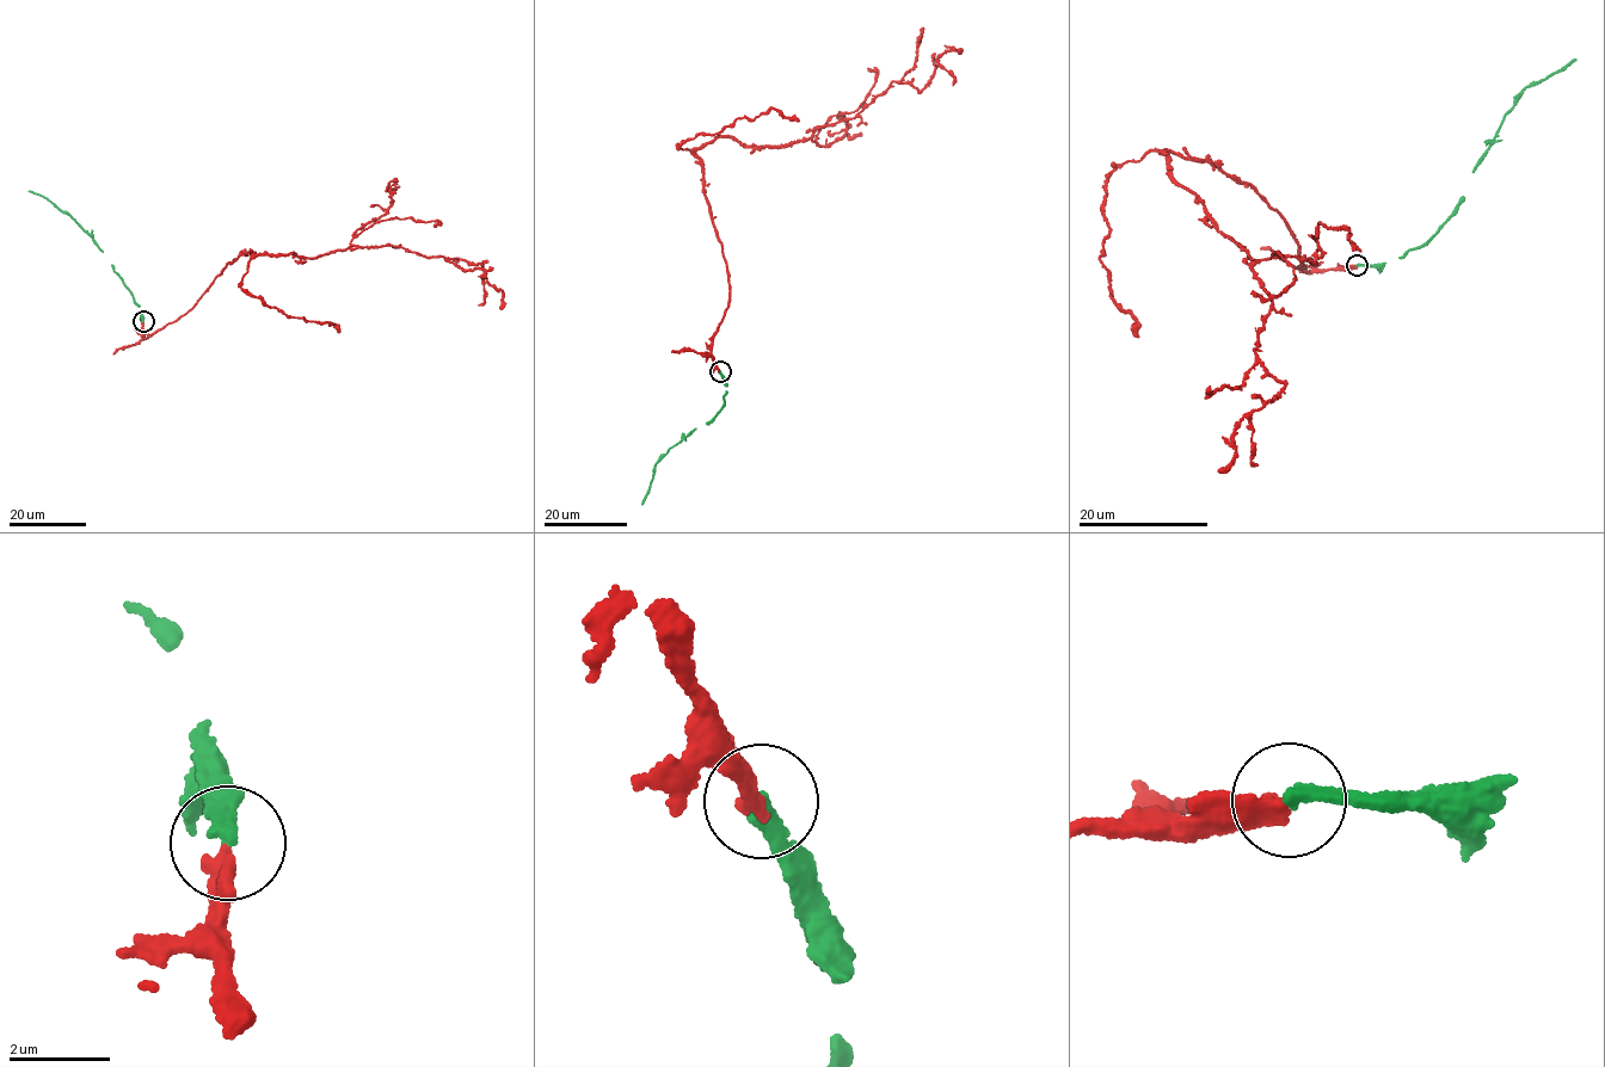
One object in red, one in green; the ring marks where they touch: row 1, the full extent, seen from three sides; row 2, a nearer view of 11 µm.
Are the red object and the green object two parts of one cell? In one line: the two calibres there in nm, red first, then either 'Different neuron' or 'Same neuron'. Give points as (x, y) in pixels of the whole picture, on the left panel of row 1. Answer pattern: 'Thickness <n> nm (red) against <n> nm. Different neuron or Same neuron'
Thickness 360 nm (red) against 320 nm. Different neuron

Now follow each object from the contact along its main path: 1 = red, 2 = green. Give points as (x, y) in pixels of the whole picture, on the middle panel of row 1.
1: (719, 371), (729, 279), (695, 152), (727, 135), (803, 140), (892, 82), (920, 91), (959, 50)
2: (719, 371), (726, 384), (724, 405), (717, 417), (695, 427), (656, 463), (650, 489), (641, 504)

